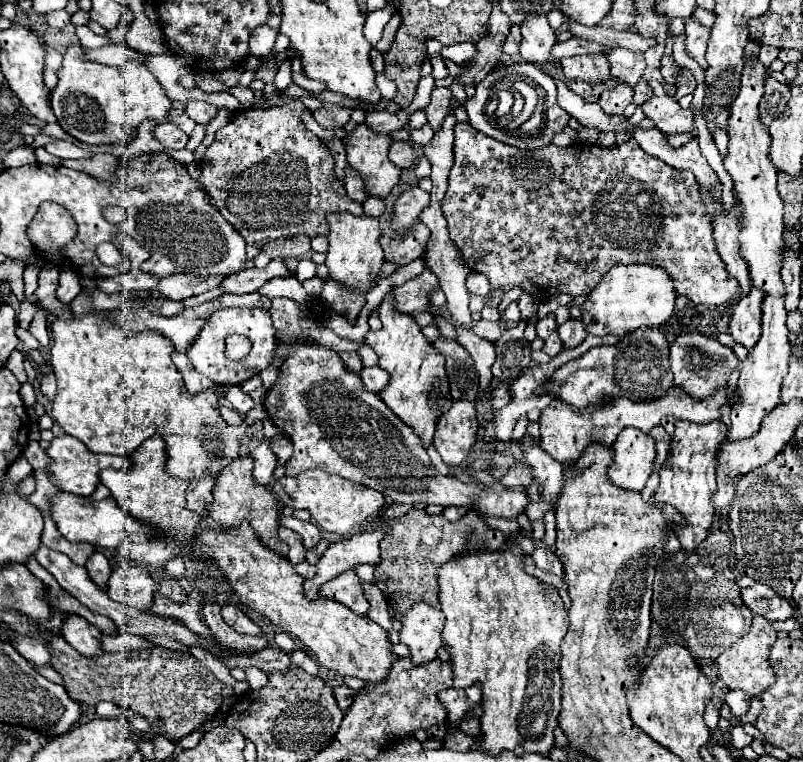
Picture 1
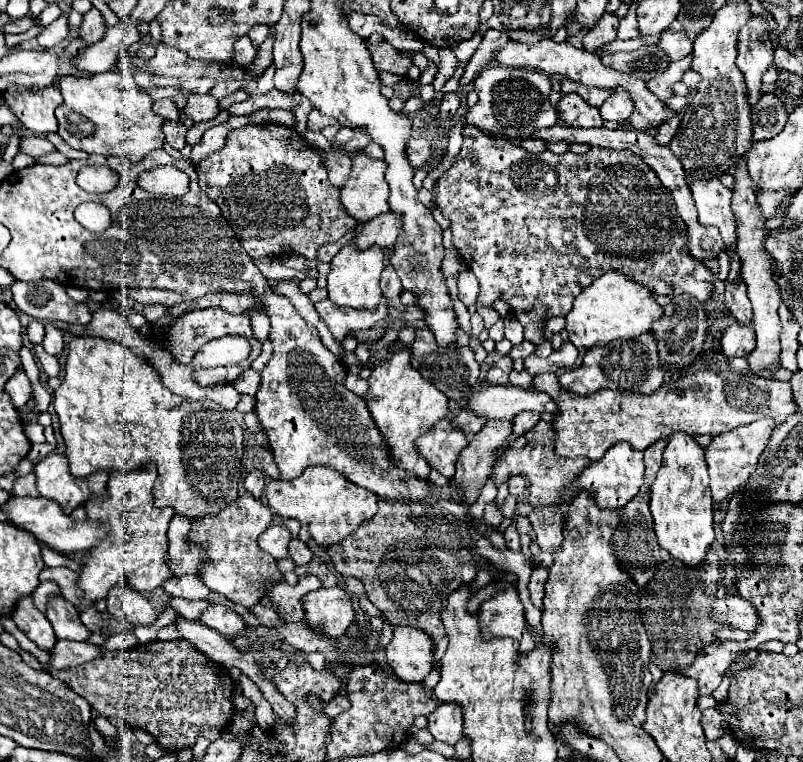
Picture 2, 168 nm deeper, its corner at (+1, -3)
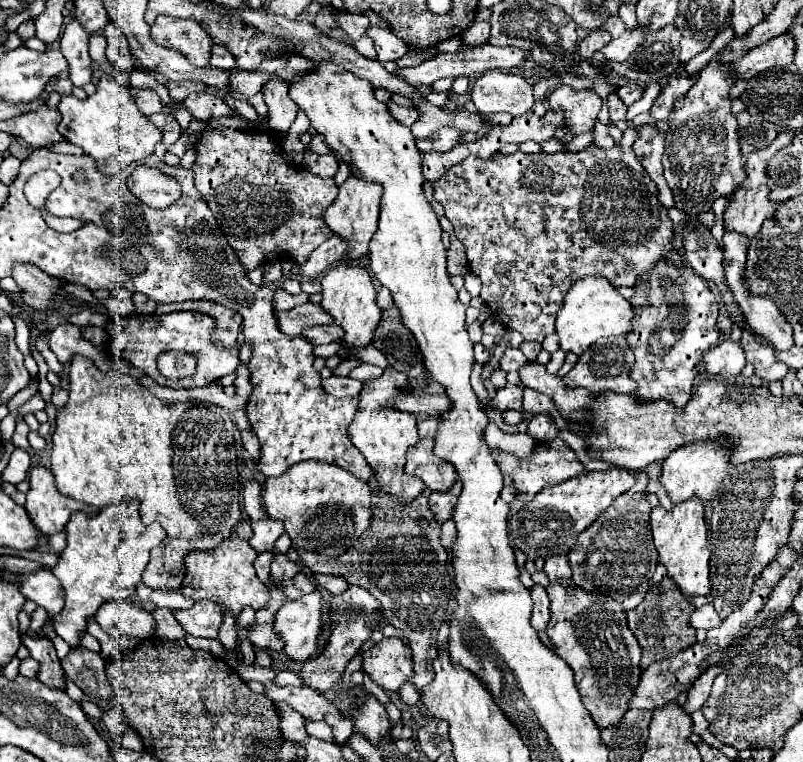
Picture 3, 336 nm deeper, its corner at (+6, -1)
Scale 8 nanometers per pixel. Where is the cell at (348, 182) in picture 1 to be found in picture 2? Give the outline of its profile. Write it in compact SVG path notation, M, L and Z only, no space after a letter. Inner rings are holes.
M327 151L325 159L329 163L329 179L331 179L331 183L337 185L337 187L341 187L349 179L351 159L347 155L337 155L333 151Z

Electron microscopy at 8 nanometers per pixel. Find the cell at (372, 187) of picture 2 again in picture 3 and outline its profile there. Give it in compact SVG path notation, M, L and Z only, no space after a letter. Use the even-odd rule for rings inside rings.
M350 177L340 187L336 201L322 213L322 217L332 235L348 243L344 259L362 261L366 257L368 243L378 229L378 213L380 213L380 185L370 185L368 181L356 181L356 177Z

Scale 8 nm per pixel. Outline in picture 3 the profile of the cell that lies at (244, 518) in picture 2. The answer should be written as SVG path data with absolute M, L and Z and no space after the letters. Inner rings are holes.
M244 519L240 525L236 525L236 533L232 533L228 541L222 541L220 547L216 547L216 551L188 553L186 579L180 593L190 597L194 603L202 599L214 599L216 603L222 605L224 611L230 611L232 617L238 617L244 607L262 609L270 601L270 587L256 577L252 563L258 553L248 545L250 537L252 537L250 519Z

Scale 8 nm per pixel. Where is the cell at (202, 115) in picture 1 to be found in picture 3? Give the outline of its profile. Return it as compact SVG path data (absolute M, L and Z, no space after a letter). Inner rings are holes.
M192 93L184 101L184 107L196 117L196 119L216 119L216 117L238 117L238 111L230 107L224 99L212 93Z

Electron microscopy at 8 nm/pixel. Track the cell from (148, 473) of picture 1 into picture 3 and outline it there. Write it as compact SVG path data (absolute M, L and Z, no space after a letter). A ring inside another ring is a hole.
M136 501L104 507L96 517L72 513L64 529L68 545L60 553L52 573L64 587L66 603L62 611L50 621L54 633L60 635L72 649L76 649L80 645L80 637L86 633L88 621L94 619L102 603L128 601L136 595L136 585L142 581L150 551L164 541L166 533L160 525L142 525Z

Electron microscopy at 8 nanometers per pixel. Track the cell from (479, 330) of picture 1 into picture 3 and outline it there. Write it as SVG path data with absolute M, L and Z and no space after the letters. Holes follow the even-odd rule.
M314 325L310 329L306 329L302 333L302 337L306 337L308 341L312 341L312 345L324 345L324 343L334 343L344 335L342 327L338 325Z

